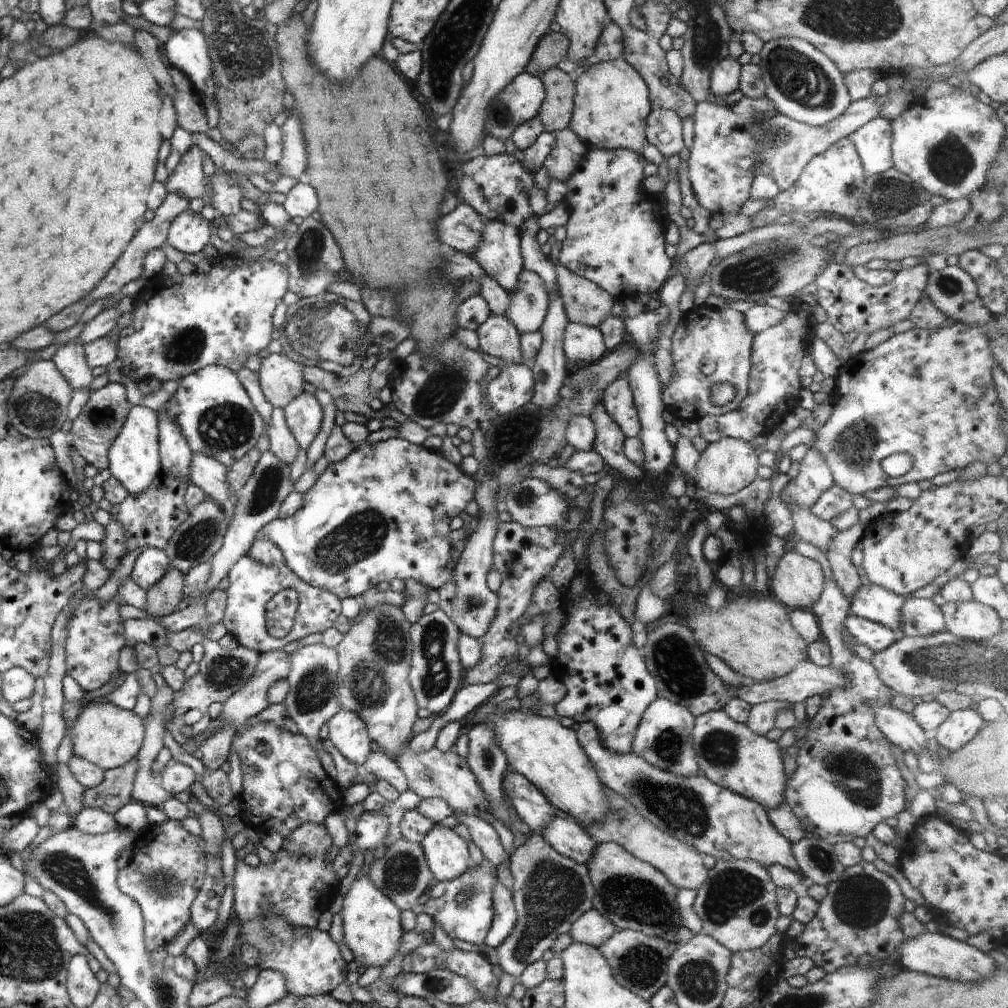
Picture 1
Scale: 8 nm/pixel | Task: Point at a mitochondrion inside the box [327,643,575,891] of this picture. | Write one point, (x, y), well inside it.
(432, 776)

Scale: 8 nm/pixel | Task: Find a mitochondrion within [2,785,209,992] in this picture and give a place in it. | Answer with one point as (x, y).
(67, 870)

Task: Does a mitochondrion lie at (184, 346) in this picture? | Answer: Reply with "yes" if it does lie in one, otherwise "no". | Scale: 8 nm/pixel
yes

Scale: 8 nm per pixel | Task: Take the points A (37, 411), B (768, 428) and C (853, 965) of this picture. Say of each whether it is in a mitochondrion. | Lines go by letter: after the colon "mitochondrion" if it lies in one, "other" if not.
A: mitochondrion
B: other
C: other

